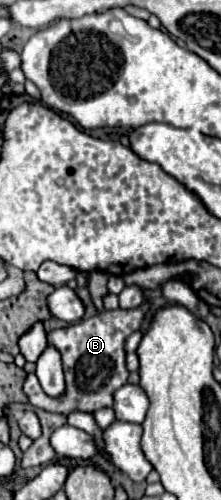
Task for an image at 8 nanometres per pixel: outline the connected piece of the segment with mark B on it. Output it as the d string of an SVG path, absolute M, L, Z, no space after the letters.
M148 300L134 308L134 310L112 310L112 312L100 312L92 318L86 318L74 326L68 326L68 328L60 328L60 330L52 330L48 334L48 344L52 348L56 348L60 354L62 354L62 364L64 364L64 374L66 374L66 396L62 400L50 400L48 402L48 408L42 408L46 412L60 412L60 414L68 414L72 410L82 410L82 412L94 412L98 408L104 408L104 406L112 406L112 394L124 386L128 382L128 368L126 368L126 338L140 330L142 322L144 322L144 314L148 312L150 304Z

